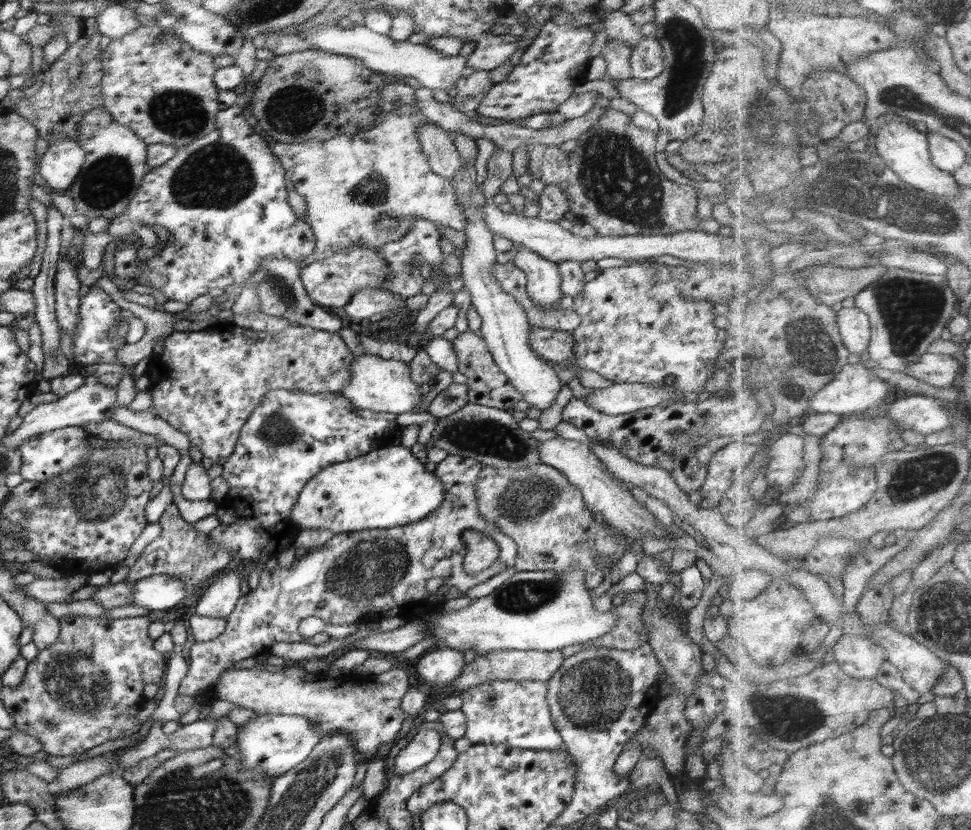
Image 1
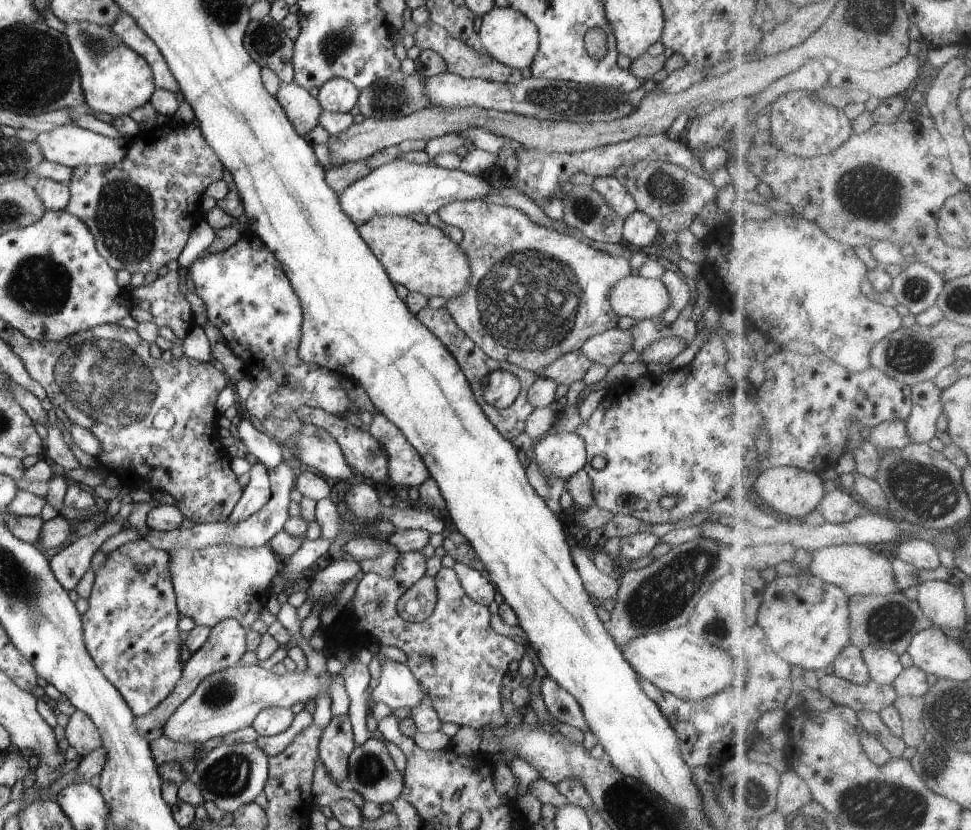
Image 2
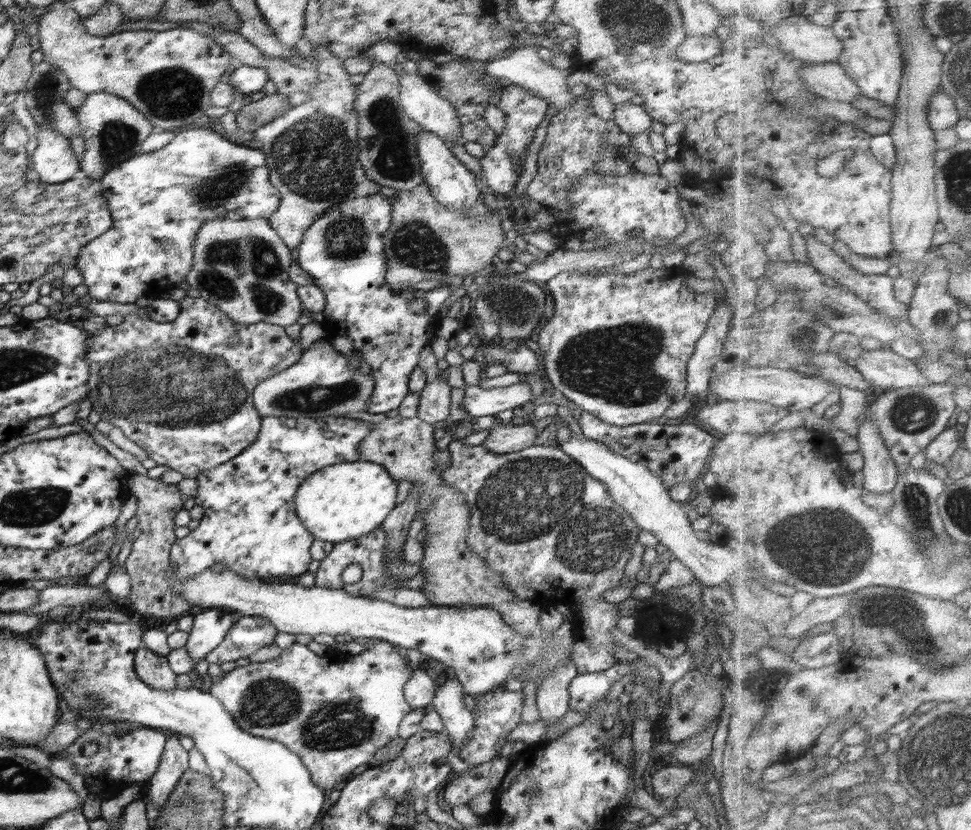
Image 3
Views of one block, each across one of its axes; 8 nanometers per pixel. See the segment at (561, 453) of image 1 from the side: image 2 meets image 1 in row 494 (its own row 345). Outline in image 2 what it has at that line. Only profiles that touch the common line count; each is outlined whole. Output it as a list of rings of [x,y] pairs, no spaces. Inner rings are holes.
[[[620,329],[608,330],[590,338],[579,351],[592,362],[610,368],[618,363],[632,348],[632,334]]]

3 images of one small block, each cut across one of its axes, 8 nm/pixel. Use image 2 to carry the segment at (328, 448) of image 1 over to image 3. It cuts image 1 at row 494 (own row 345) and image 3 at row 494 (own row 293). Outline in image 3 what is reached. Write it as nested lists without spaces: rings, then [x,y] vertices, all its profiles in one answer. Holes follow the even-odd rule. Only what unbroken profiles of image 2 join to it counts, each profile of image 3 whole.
[[[326,415],[320,418],[288,418],[266,416],[260,420],[258,438],[242,452],[211,470],[202,472],[197,478],[196,504],[202,506],[204,515],[200,524],[184,538],[177,538],[170,548],[169,563],[172,563],[174,577],[184,581],[214,566],[224,564],[226,569],[244,575],[248,579],[276,580],[288,582],[290,578],[308,572],[312,562],[310,546],[314,535],[300,522],[294,510],[294,495],[298,487],[318,470],[339,462],[360,460],[358,445],[372,429],[372,423],[358,418]]]

